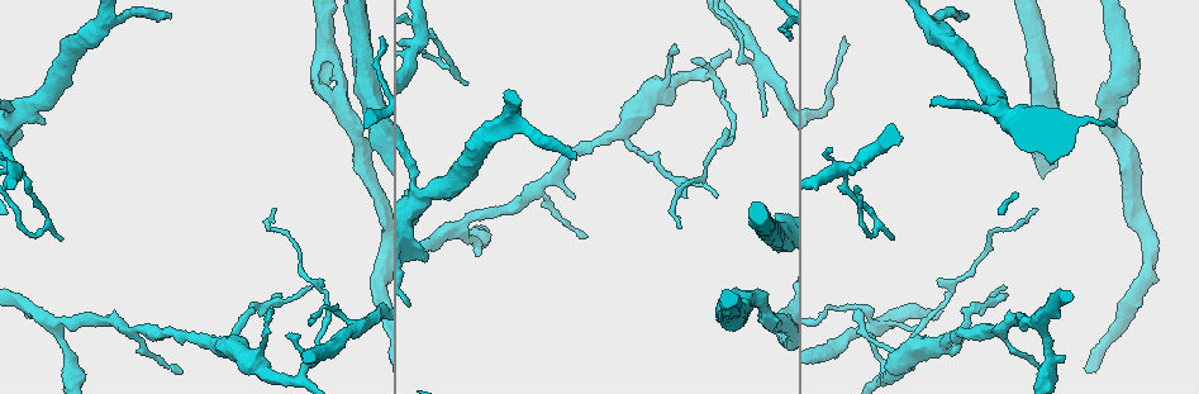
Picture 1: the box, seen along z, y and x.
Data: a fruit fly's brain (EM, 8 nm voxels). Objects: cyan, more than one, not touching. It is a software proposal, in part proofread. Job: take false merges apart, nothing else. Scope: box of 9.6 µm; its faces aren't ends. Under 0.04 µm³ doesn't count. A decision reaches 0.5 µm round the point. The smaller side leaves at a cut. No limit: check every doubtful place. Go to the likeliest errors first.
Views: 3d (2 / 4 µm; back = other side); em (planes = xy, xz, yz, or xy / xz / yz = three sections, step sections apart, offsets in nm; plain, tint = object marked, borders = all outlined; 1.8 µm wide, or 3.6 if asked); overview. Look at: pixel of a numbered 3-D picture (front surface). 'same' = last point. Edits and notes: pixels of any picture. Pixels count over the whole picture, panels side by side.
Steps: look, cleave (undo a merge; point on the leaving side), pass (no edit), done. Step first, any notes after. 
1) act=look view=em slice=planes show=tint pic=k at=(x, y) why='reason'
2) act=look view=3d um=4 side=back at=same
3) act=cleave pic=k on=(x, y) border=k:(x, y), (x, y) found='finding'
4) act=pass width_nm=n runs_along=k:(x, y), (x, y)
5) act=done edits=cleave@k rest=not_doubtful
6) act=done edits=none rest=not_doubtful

act=look view=em slice=xy step=8 show=tint pic=1 at=(420, 36) why='four arms meet'

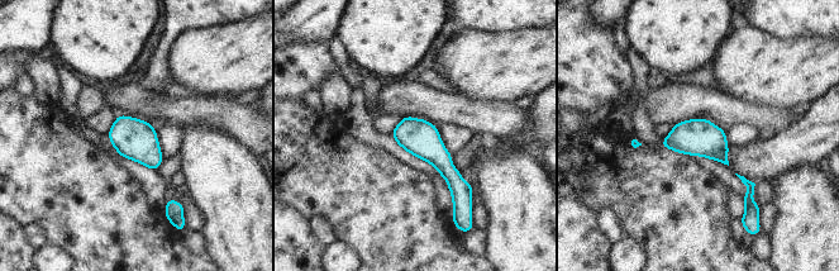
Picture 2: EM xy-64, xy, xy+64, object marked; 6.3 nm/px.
act=look view=em slice=xz step=8 show=borders at=same why='another direction'

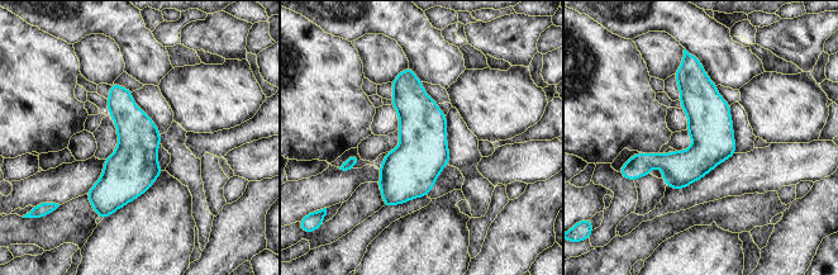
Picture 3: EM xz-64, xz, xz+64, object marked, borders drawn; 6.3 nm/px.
act=pass width_nm=280 runs_along=3:(694, 67), (699, 145), (637, 172) found='continuous, no second cell'

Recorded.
act=look view=em slice=xz step=16 show=tint pic=1 at=(330, 52) why='arms part here'

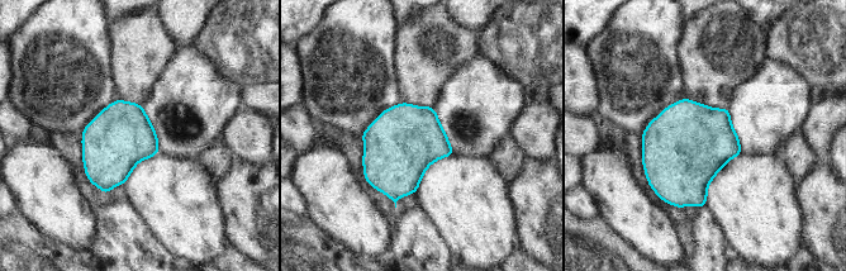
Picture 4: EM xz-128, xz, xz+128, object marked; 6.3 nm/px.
act=look view=em slice=planes show=tint at=same why='cut it another way'

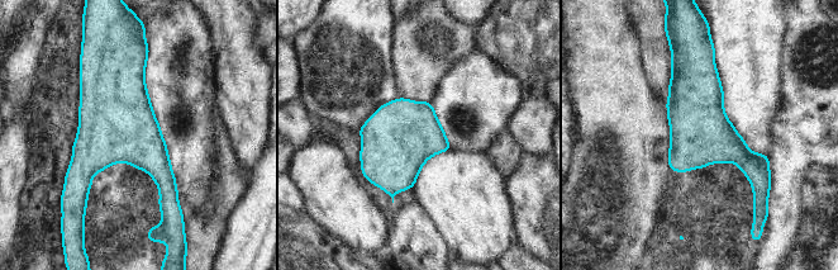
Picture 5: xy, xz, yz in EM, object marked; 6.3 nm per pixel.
act=pass found='continuous, no second cell'

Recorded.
act=look view=3d um=4 pic=1 at=(868, 324) why='thick turns thin'

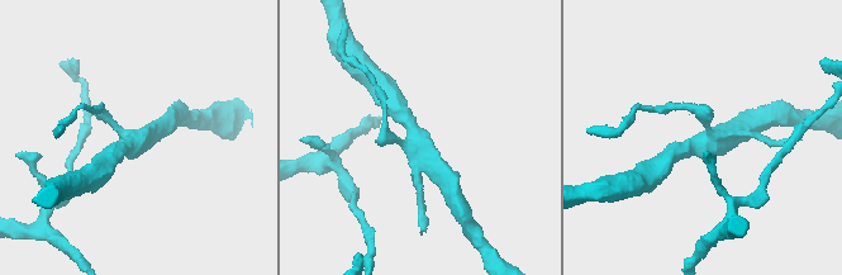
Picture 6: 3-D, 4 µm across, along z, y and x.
act=look view=em slice=yz step=4 show=tint pic=6 at=(708, 142)

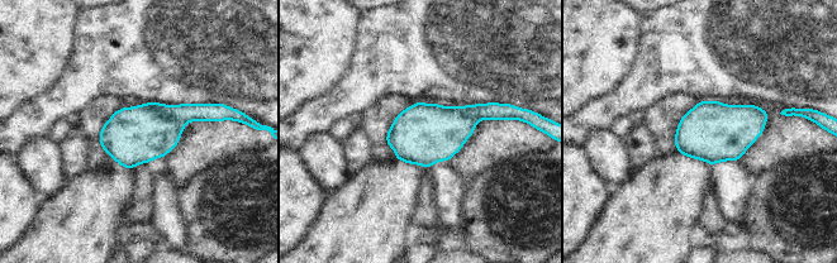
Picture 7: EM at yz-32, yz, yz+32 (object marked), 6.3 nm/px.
act=look view=em slice=planes show=tint at=same

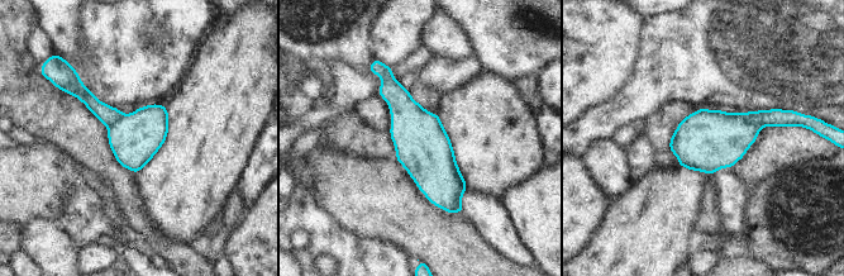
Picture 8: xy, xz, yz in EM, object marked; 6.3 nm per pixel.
act=cleave pic=8 on=(776, 117) border=8:(732, 113), (763, 125) found='a second cell is stuck on'

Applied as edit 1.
act=done edits=cleave@8 rest=not_doubtful

